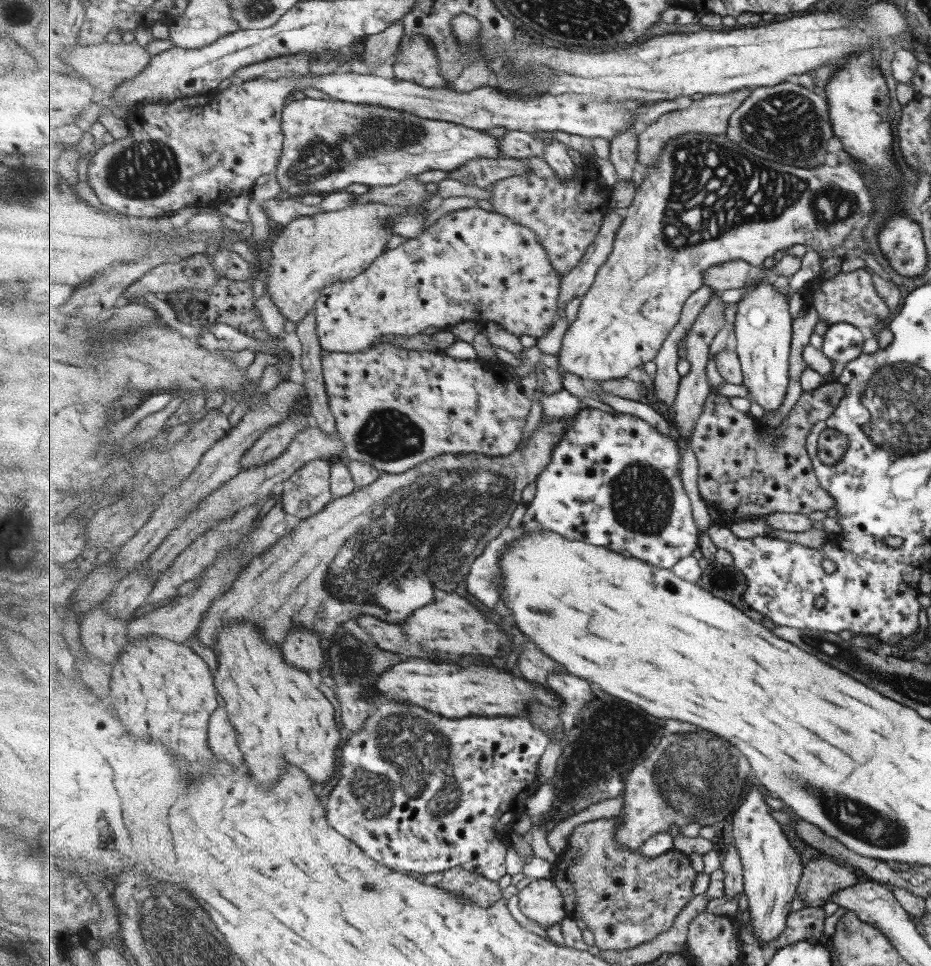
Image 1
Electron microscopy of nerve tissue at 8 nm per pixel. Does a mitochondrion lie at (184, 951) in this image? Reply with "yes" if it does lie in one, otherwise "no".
yes

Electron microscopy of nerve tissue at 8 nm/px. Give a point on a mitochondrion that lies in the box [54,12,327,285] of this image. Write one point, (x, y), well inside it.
(140, 174)

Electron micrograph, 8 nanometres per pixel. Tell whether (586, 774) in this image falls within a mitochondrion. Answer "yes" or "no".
yes

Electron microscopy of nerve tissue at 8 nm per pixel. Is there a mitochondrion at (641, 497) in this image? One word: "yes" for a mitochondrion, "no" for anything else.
yes

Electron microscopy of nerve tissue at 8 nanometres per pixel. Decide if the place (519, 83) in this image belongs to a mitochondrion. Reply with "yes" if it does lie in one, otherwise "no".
yes

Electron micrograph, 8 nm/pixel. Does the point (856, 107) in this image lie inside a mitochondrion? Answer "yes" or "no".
no

